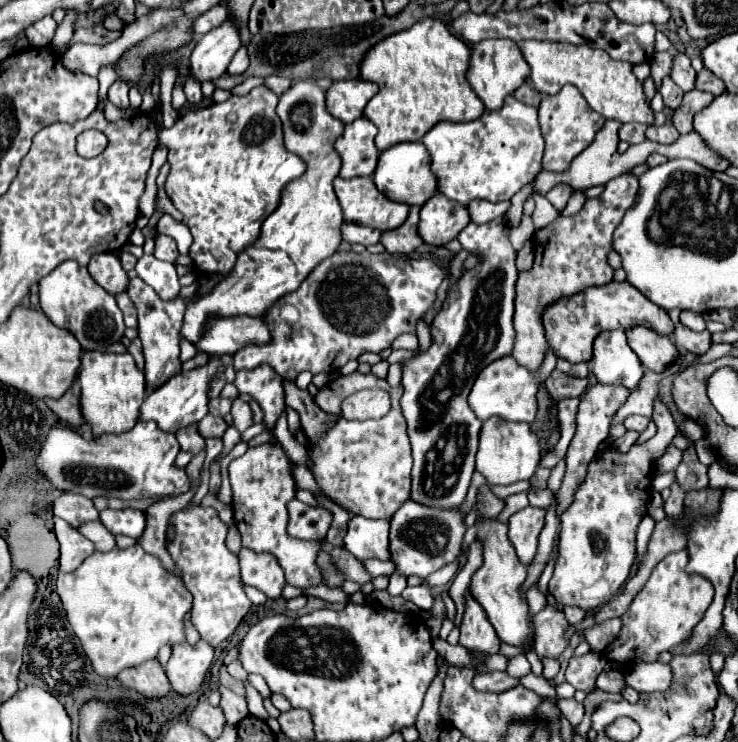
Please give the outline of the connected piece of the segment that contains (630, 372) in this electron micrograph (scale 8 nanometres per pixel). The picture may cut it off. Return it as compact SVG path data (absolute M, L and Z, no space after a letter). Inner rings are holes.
M601 332L593 346L593 374L601 384L623 384L635 390L645 374L637 354L629 348L625 332Z

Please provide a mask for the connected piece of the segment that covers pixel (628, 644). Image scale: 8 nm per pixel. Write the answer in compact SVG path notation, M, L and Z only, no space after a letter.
M685 550L669 554L655 566L647 584L633 598L629 610L621 616L621 632L603 652L607 660L619 662L623 666L639 662L657 662L661 652L671 650L689 638L691 630L703 618L705 610L713 600L713 588L709 580L703 580L703 576L689 576L685 572L685 566Z

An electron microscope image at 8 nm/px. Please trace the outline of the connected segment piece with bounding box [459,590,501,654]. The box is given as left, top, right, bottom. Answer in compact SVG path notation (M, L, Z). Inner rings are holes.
M469 590L465 592L465 596L467 596L467 610L463 612L463 620L461 620L459 644L475 652L497 654L501 640L497 638L495 628L483 614L483 608L473 600Z

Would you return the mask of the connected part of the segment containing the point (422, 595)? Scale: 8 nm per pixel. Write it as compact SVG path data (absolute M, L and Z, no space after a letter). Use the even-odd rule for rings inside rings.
M419 584L419 586L407 586L401 594L405 600L411 600L415 606L419 606L421 610L431 610L433 606L433 590L425 584Z

